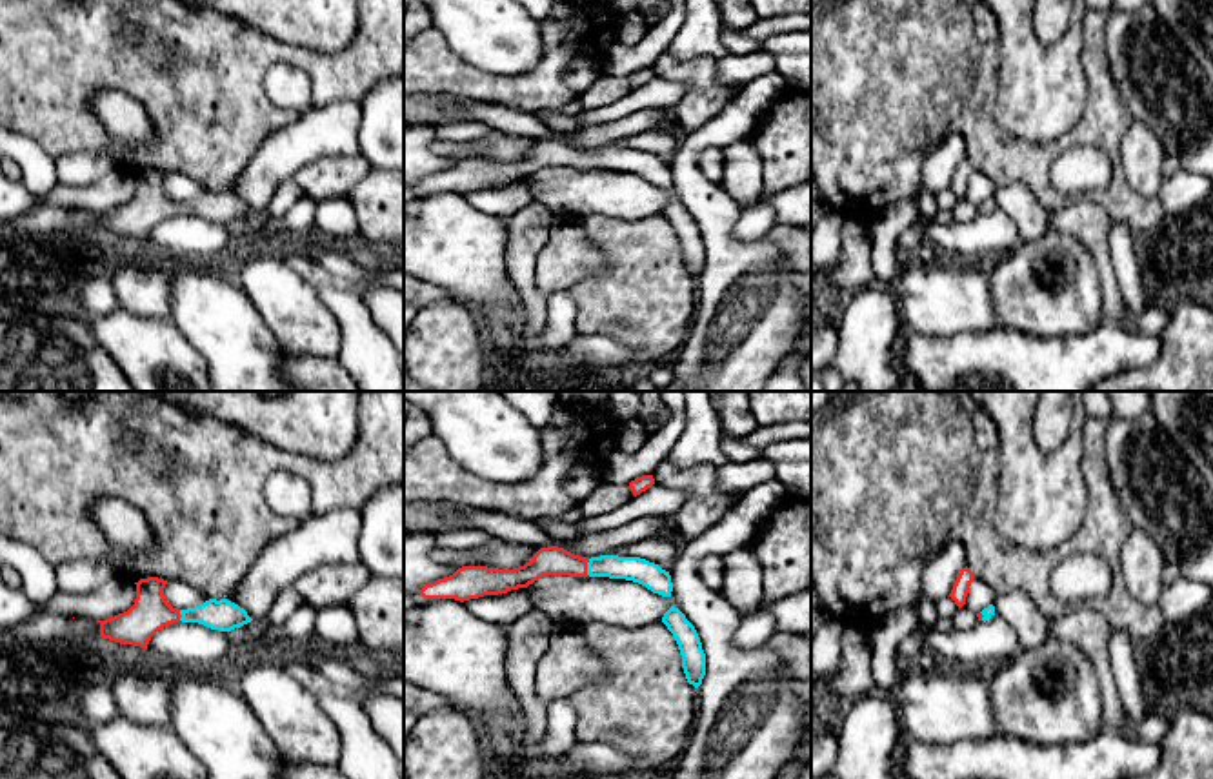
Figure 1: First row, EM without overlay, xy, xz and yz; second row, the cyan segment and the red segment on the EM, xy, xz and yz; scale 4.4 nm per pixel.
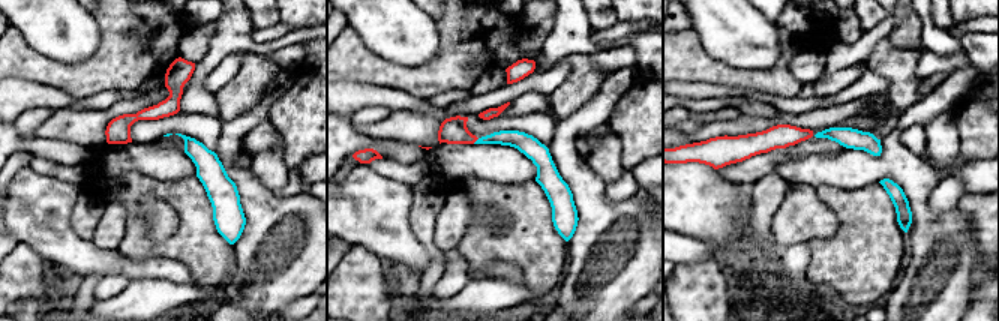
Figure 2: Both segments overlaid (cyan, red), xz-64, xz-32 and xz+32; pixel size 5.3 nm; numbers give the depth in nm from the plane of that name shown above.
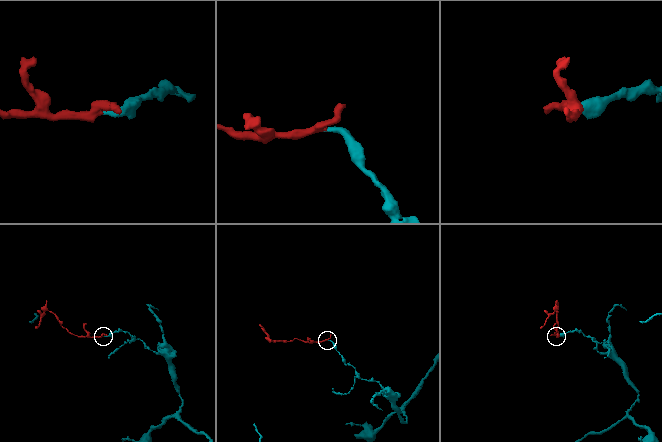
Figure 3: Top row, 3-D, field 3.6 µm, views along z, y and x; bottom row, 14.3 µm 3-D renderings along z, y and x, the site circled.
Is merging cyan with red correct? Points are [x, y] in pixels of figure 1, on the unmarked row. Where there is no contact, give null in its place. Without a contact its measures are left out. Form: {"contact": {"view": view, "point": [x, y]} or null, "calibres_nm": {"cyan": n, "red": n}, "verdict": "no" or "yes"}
{"contact": {"view": "xz", "point": [588, 159]}, "calibres_nm": {"cyan": 110, "red": 130}, "verdict": "yes"}

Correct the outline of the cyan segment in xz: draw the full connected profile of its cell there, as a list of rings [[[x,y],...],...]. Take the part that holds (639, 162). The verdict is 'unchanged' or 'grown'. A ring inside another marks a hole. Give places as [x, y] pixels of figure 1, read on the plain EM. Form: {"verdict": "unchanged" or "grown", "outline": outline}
{"verdict": "grown", "outline": [[[558,138],[540,140],[529,155],[515,162],[487,158],[462,158],[453,167],[426,177],[424,191],[469,193],[484,187],[507,186],[527,180],[547,167],[569,169],[609,169],[638,175],[662,189],[671,189],[673,175],[669,164],[640,149],[580,149]]]}

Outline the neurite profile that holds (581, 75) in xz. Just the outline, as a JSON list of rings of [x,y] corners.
[[[576,58],[566,69],[566,84],[578,95],[587,91],[595,80],[600,76],[598,62],[587,58]]]

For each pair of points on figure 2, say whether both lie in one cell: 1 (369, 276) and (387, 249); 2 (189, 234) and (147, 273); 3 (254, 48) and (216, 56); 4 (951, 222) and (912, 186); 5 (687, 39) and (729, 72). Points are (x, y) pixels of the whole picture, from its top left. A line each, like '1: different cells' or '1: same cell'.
1: different cells
2: different cells
3: same cell
4: same cell
5: same cell

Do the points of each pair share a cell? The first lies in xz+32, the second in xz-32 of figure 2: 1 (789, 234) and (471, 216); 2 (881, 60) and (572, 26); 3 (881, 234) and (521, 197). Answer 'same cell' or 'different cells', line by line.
1: same cell
2: different cells
3: same cell

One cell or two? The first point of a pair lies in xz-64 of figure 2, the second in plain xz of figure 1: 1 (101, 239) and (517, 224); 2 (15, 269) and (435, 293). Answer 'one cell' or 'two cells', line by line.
1: two cells
2: two cells

